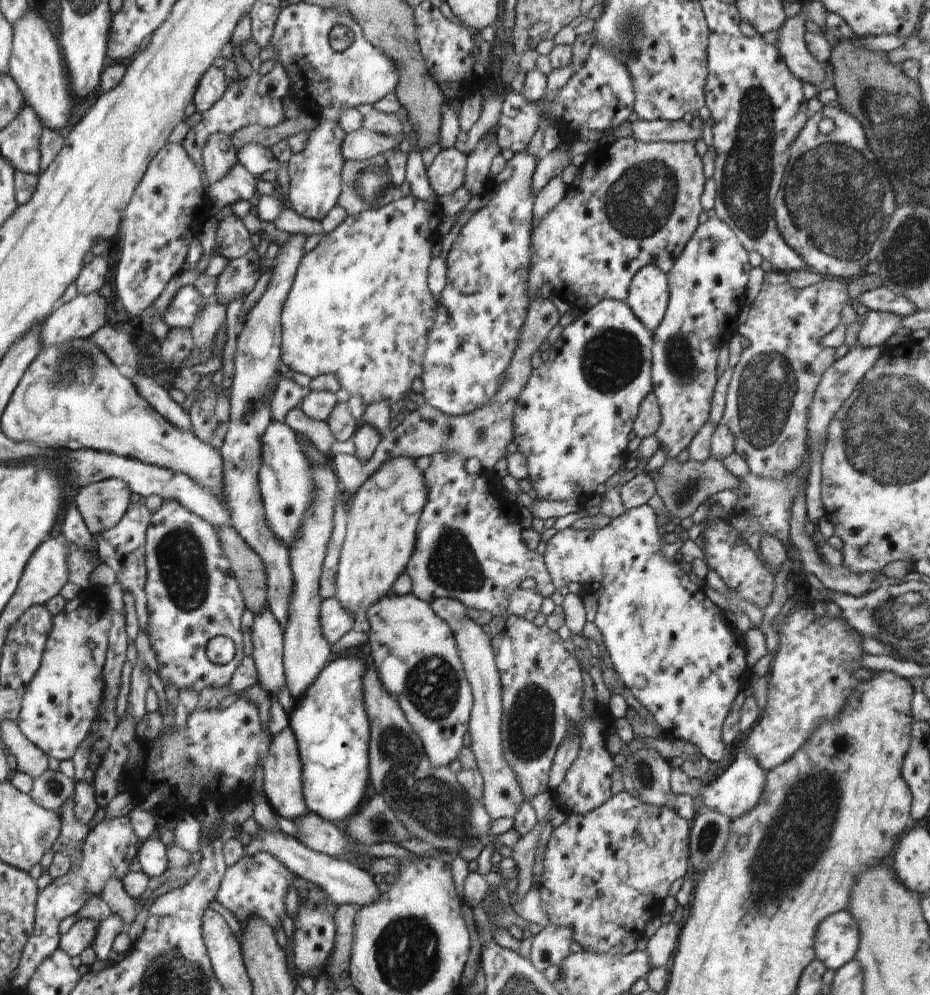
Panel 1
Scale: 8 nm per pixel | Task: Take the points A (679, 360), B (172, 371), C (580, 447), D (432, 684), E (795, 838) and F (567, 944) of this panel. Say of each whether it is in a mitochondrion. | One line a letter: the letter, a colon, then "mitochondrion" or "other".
A: mitochondrion
B: other
C: other
D: mitochondrion
E: mitochondrion
F: other

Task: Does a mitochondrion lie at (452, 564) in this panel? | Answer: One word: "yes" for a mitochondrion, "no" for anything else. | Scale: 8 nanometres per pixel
yes

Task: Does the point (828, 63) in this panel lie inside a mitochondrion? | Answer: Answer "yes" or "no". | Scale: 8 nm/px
no

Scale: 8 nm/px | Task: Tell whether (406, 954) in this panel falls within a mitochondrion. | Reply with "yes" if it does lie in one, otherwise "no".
yes

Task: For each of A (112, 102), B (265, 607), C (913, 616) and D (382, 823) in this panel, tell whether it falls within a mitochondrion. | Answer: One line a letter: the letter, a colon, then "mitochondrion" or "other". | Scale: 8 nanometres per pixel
A: other
B: other
C: mitochondrion
D: mitochondrion

